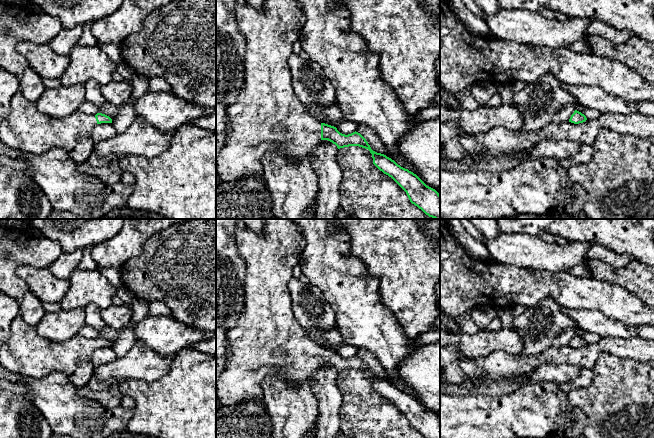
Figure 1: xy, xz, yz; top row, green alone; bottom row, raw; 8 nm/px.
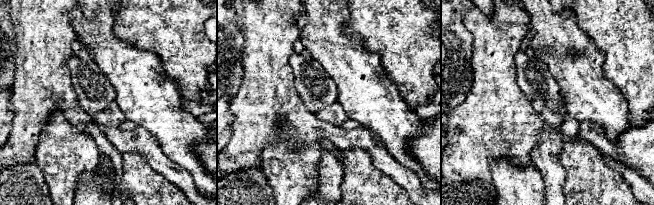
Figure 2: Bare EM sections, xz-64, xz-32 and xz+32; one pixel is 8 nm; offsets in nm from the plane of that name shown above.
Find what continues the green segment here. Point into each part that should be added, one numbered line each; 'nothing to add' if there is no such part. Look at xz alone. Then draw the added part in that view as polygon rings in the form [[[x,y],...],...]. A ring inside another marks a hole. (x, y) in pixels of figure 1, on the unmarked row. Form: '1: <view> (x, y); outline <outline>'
1: xz (268, 339); outline [[[264,219],[263,233],[257,234],[239,224],[235,241],[238,253],[246,263],[245,303],[237,325],[227,332],[229,346],[226,366],[216,382],[216,397],[220,406],[232,406],[251,400],[264,404],[262,384],[267,377],[281,373],[286,380],[298,385],[321,366],[321,346],[307,334],[295,317],[288,289],[293,279],[293,270],[300,265],[302,250],[306,245],[298,225],[291,219]]]

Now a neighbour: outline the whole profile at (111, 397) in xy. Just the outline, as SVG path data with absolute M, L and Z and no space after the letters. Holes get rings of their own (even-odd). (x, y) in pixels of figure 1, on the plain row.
M117 383L102 391L94 391L88 386L84 386L78 388L77 394L81 397L99 401L108 408L119 406L123 397L123 394L120 392Z

